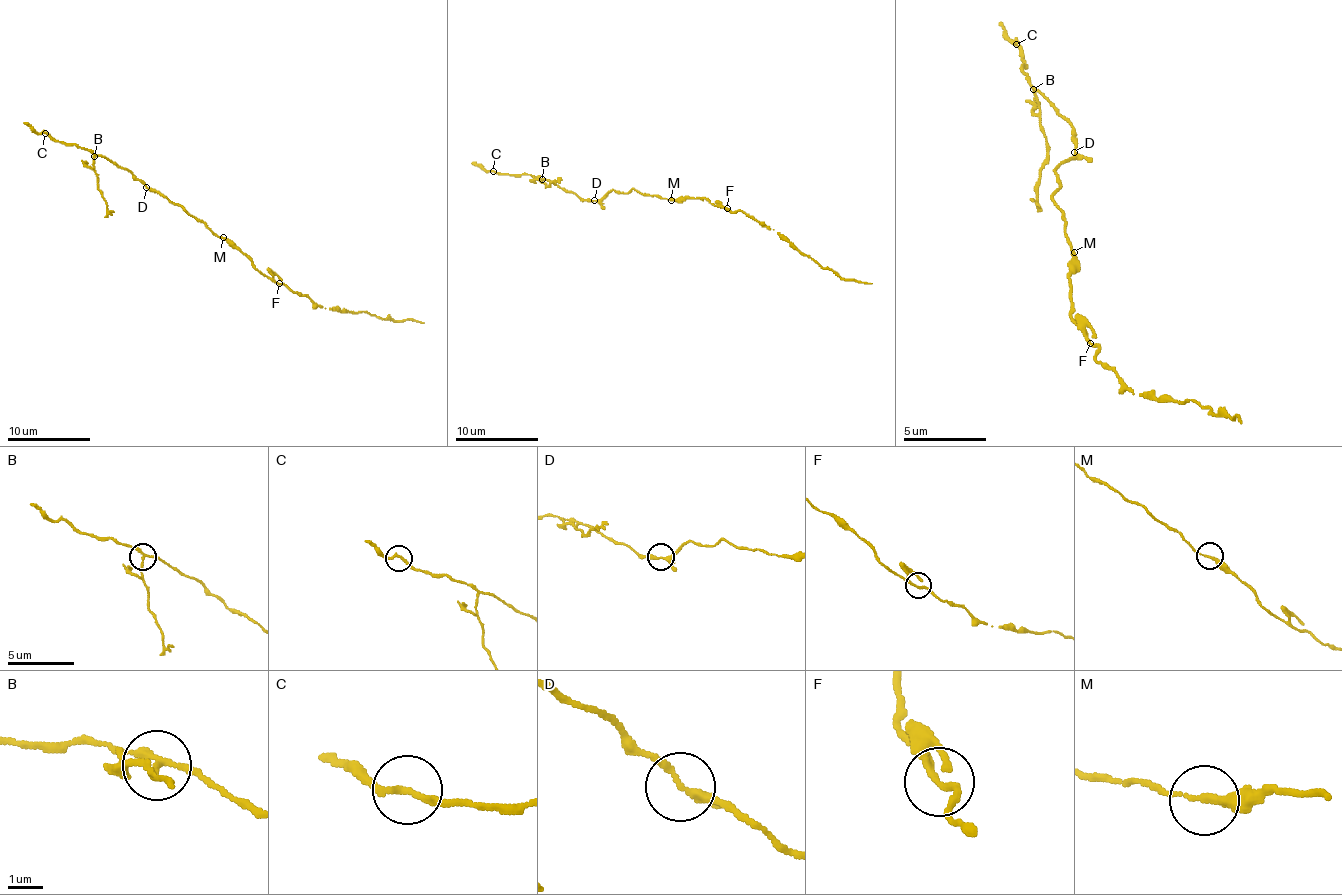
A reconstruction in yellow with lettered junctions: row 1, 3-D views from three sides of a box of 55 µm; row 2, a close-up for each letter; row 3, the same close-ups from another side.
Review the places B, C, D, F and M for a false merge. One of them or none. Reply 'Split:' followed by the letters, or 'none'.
Split: B

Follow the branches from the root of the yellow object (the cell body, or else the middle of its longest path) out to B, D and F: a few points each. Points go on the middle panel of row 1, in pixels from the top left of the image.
B: (673, 200), (634, 189), (627, 193), (611, 189), (598, 200), (582, 200), (574, 191), (542, 179)
D: (673, 200), (634, 189), (627, 193), (617, 193), (611, 189), (594, 200)
F: (673, 200), (704, 198), (715, 206), (727, 208)

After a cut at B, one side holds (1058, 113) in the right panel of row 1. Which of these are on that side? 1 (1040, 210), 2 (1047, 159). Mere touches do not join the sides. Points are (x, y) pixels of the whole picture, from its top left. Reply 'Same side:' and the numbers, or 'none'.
Same side: none

